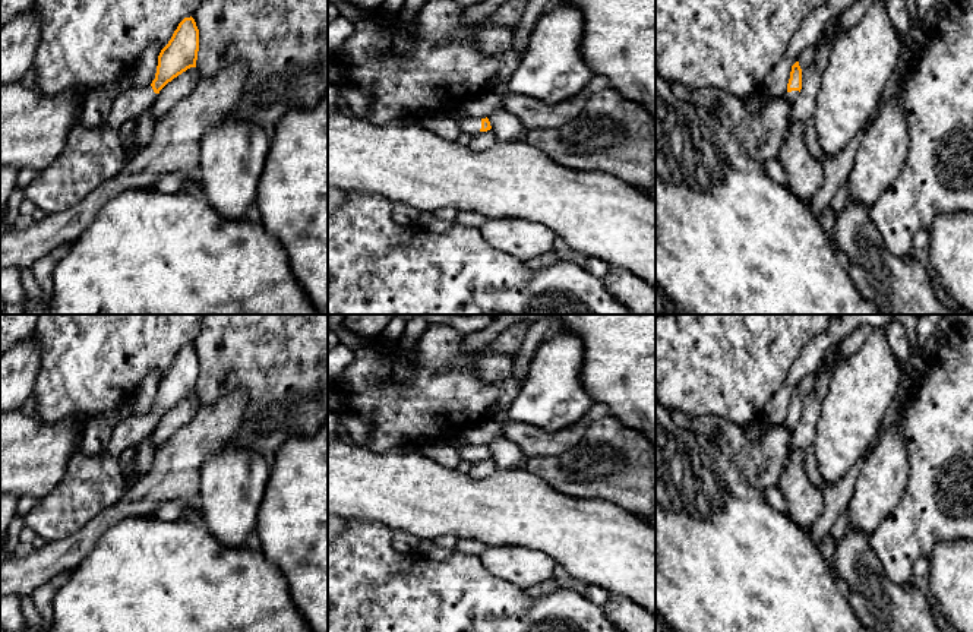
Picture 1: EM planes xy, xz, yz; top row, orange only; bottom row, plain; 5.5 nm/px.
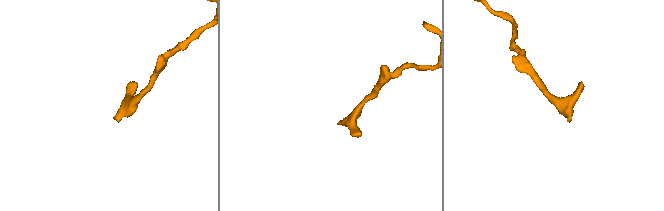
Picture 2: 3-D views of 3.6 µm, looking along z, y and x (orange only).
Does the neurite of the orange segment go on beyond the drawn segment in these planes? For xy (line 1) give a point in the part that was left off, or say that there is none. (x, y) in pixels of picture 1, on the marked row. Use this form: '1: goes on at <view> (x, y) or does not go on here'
1: goes on at xy (91, 157)

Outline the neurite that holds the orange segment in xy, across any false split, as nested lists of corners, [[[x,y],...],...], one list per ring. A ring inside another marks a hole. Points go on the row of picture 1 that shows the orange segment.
[[[192,16],[184,18],[158,56],[152,83],[120,94],[102,126],[88,129],[75,121],[60,155],[23,190],[25,199],[47,215],[57,214],[119,174],[130,159],[119,133],[121,124],[148,110],[168,82],[196,67],[198,51],[199,29]]]

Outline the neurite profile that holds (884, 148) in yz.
[[[922,28],[914,35],[910,60],[893,95],[866,129],[862,145],[854,155],[854,164],[847,178],[849,198],[868,208],[894,181],[907,158],[910,139],[901,97],[912,66],[922,54],[926,42],[928,31]]]

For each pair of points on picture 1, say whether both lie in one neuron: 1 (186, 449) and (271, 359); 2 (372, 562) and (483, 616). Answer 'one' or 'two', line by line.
1: two
2: one

